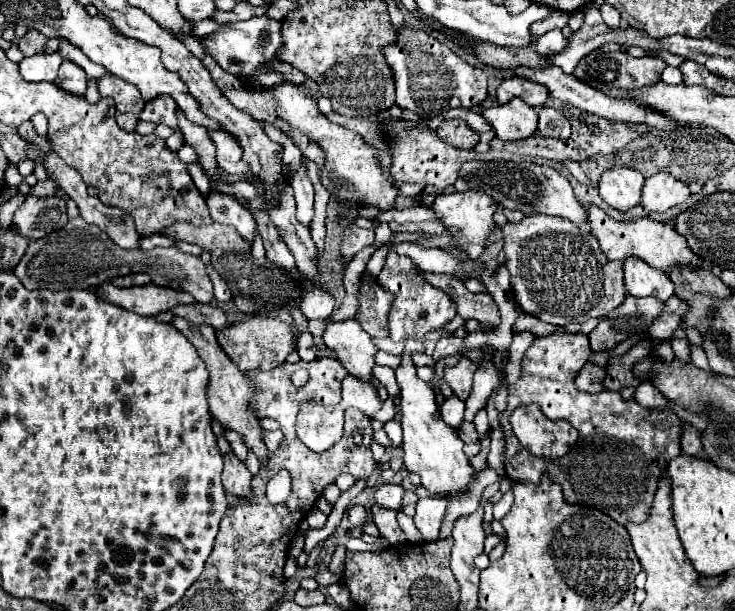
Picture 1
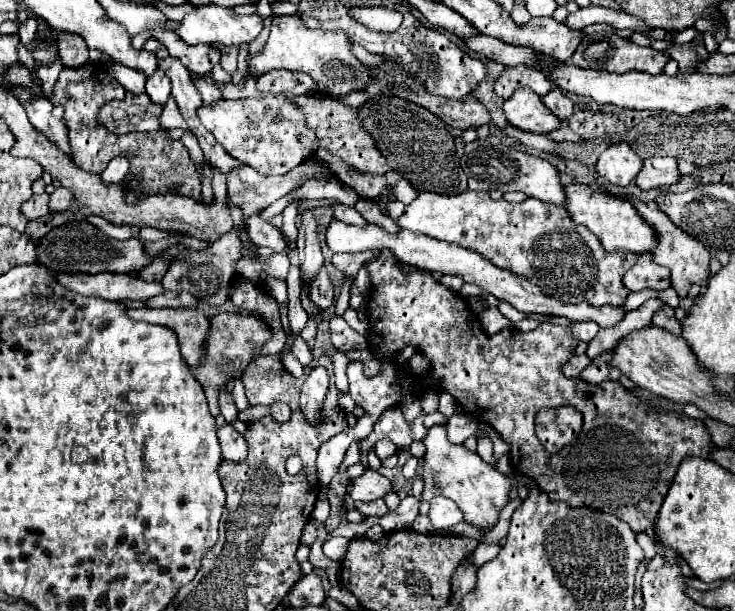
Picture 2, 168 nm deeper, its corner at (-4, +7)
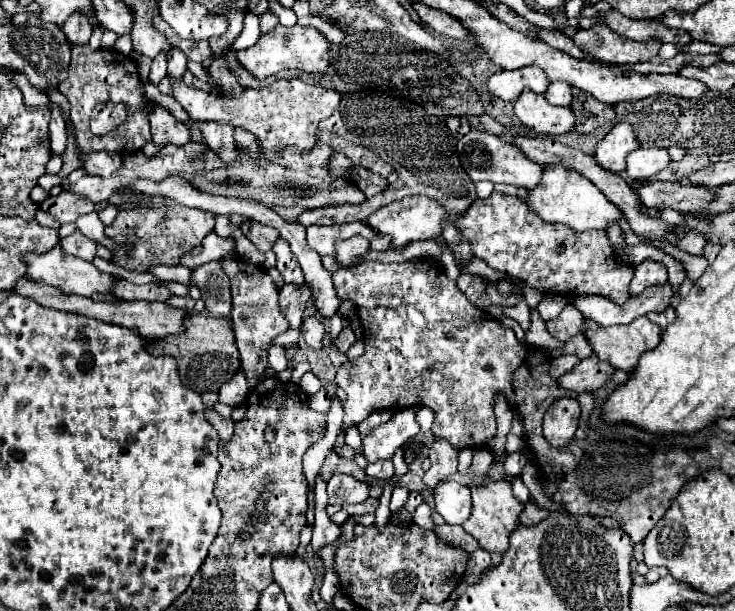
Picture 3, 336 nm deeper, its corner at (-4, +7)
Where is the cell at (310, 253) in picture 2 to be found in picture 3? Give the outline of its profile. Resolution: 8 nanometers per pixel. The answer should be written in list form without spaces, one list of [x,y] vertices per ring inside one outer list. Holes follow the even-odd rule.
[[[304,283],[284,285],[280,289],[280,309],[290,321],[290,329],[296,329],[302,325],[302,317],[304,317],[308,301],[310,301],[310,287]]]

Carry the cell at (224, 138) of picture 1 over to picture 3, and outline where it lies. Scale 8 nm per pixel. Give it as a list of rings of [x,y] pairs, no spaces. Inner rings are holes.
[[[280,79],[264,89],[246,89],[236,97],[212,95],[206,91],[198,91],[182,81],[172,81],[174,99],[190,113],[192,121],[218,121],[232,127],[244,127],[250,131],[260,149],[262,157],[268,161],[276,161],[280,151],[296,145],[300,151],[310,151],[316,145],[316,127],[322,119],[330,117],[332,111],[340,105],[342,95],[338,91],[324,89],[320,85],[306,85],[300,79]]]

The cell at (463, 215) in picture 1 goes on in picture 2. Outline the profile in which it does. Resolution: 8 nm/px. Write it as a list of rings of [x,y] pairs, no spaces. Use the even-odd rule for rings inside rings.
[[[422,191],[406,205],[396,225],[476,251],[502,269],[538,281],[544,293],[562,297],[562,301],[586,299],[594,301],[594,305],[622,305],[628,295],[622,277],[638,259],[638,255],[630,251],[608,253],[586,227],[570,221],[562,205],[532,197],[524,203],[508,203],[504,199],[494,201],[482,191],[466,191],[452,197]]]

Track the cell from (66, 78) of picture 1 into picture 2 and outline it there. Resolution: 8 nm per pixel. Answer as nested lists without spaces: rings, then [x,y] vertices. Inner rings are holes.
[[[58,33],[58,45],[60,45],[60,59],[64,67],[78,67],[86,63],[88,47],[86,41],[76,33]]]

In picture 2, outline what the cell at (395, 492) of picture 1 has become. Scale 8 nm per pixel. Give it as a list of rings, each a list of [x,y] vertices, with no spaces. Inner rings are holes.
[[[366,469],[364,475],[346,483],[346,495],[352,497],[352,501],[382,499],[388,491],[392,491],[392,483],[374,469]]]

